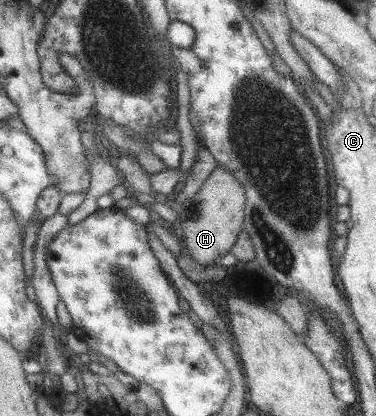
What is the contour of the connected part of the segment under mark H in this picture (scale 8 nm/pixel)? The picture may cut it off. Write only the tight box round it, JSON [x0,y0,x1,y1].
[168,166,246,265]

